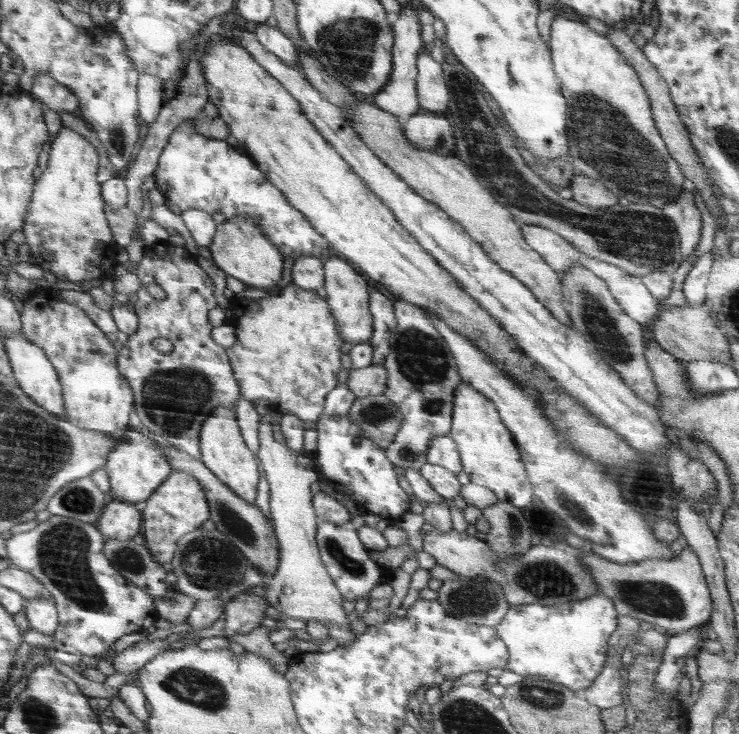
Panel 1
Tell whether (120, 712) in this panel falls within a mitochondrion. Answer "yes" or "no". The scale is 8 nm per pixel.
no

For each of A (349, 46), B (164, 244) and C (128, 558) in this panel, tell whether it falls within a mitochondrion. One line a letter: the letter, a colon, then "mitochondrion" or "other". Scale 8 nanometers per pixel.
A: mitochondrion
B: other
C: mitochondrion

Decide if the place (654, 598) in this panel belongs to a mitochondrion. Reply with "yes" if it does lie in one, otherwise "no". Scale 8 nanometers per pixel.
yes

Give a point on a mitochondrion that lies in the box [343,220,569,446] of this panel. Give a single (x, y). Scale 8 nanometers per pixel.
(422, 359)

